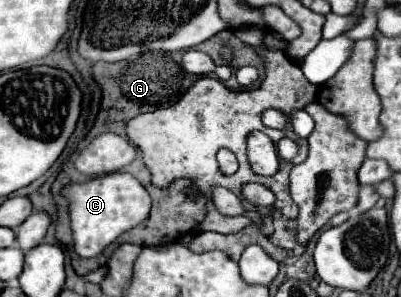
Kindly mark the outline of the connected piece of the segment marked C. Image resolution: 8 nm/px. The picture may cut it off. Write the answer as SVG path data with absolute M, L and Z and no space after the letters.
M125 172L107 174L101 178L97 176L81 184L69 184L61 190L61 194L69 200L73 248L81 258L97 256L115 238L119 238L123 232L145 220L151 208L151 198L147 190L131 174Z

